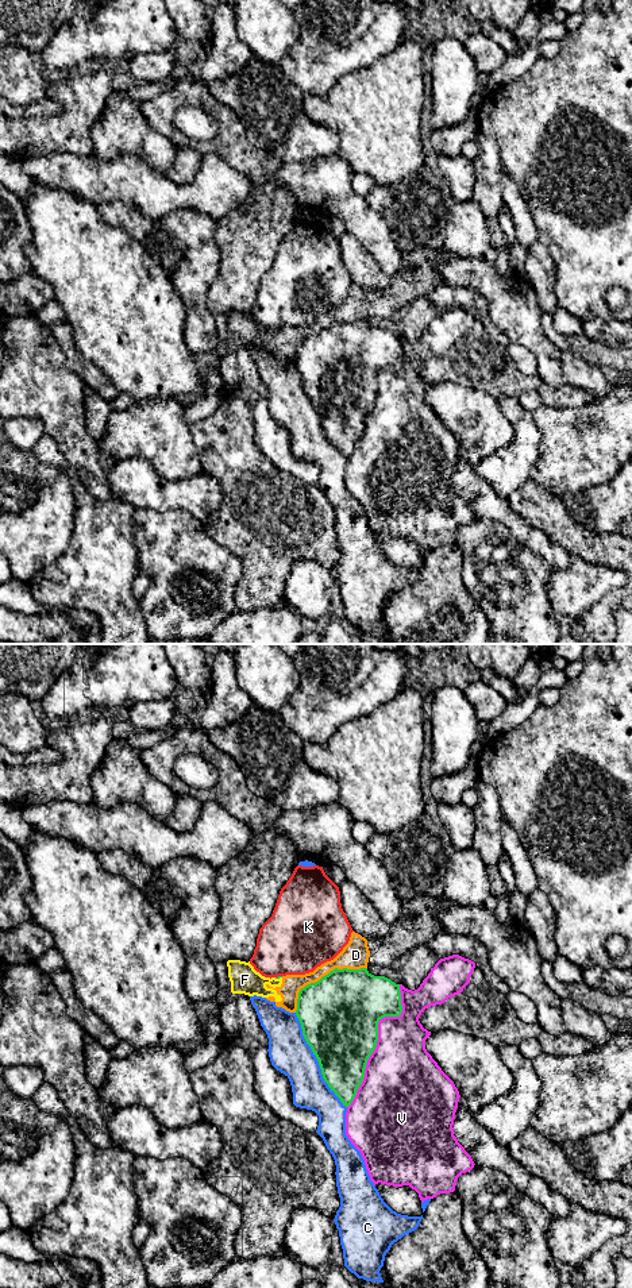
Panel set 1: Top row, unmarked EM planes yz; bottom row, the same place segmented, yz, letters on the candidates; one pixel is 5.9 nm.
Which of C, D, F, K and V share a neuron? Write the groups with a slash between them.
C / D F / K / V

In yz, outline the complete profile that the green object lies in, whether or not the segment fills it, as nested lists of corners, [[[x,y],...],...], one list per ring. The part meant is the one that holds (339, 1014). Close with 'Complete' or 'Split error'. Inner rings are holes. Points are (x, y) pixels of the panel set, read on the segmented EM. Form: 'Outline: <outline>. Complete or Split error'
Outline: [[[335,968],[319,982],[300,990],[296,1015],[302,1036],[316,1056],[324,1081],[348,1107],[363,1081],[369,1057],[378,1041],[378,1022],[402,1013],[400,984],[374,976],[367,968]]]. Complete

